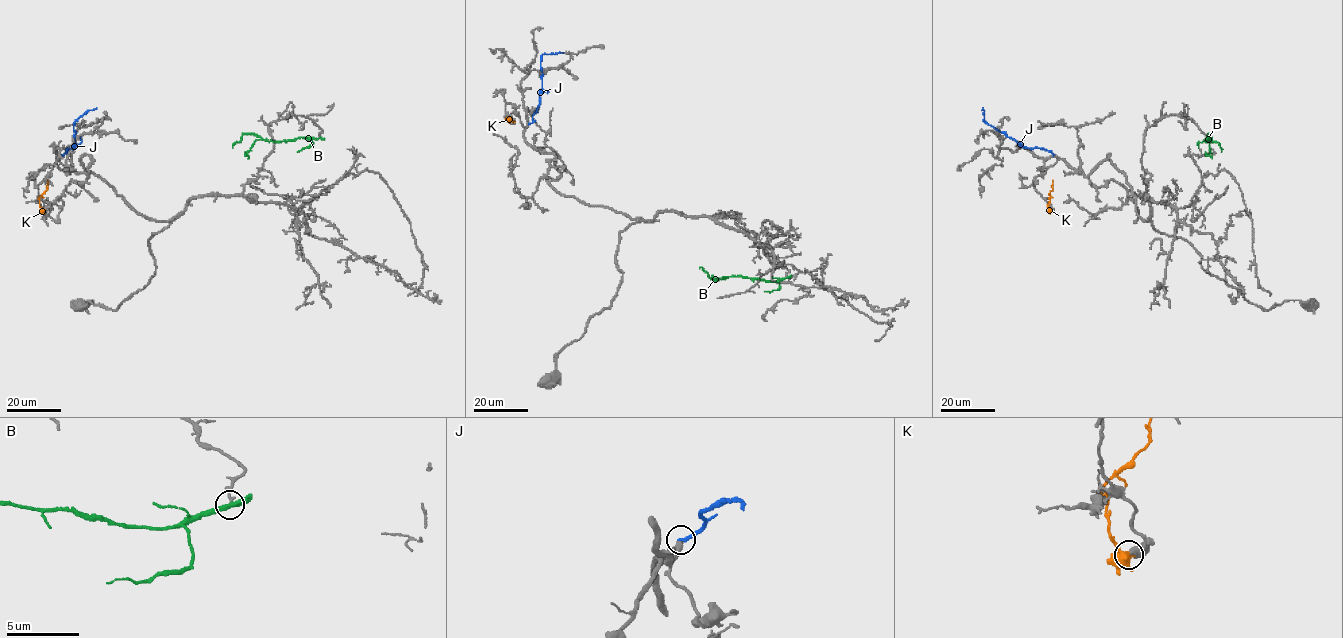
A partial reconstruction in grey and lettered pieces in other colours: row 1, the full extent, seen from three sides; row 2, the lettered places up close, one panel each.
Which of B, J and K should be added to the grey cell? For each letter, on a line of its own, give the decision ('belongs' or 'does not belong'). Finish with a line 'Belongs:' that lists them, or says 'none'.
B: does not belong
J: does not belong
K: does not belong
Belongs: none

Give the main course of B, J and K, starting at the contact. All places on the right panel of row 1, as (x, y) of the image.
B: (1207, 138), (1211, 137), (1206, 141), (1209, 134), (1197, 144), (1199, 147)
J: (1054, 155), (1041, 148), (1021, 146), (998, 131), (984, 120), (983, 107)
K: (1050, 210), (1052, 180)

